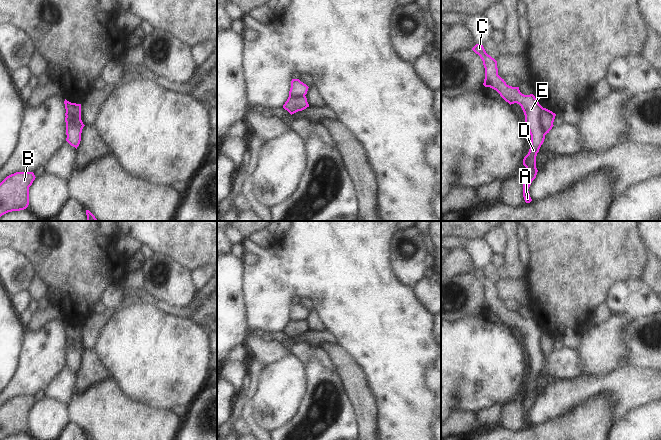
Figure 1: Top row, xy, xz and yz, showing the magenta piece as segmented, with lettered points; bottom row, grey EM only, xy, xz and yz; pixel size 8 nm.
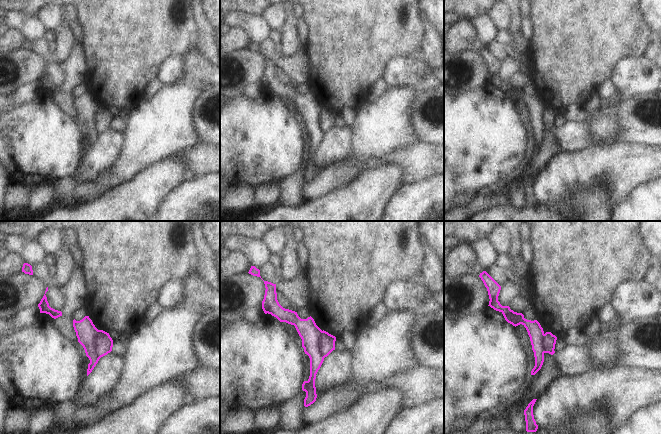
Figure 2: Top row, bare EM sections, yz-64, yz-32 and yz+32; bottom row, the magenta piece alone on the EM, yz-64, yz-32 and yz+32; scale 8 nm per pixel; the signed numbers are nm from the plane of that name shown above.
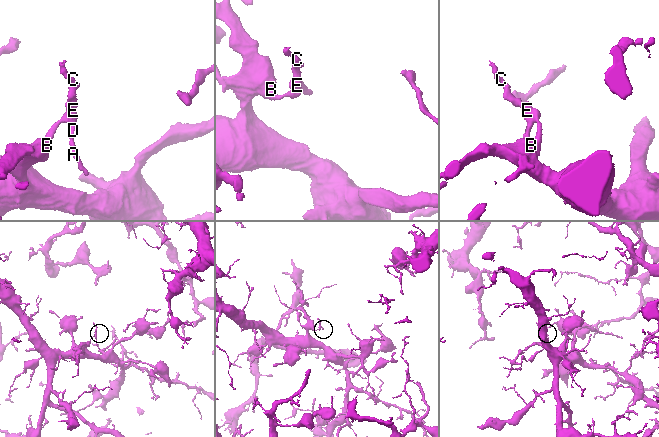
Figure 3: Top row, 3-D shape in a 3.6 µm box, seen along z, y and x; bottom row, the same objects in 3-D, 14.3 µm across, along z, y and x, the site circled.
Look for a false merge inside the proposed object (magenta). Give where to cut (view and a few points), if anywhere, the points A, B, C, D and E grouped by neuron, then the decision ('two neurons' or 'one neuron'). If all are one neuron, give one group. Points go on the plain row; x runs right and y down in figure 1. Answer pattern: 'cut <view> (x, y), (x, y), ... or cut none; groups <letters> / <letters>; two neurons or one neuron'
cut yz (542, 332), (539, 345), (545, 358); groups A C D E / B; two neurons

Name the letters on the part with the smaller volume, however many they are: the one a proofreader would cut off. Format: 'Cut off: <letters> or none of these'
Cut off: A, C, D, E

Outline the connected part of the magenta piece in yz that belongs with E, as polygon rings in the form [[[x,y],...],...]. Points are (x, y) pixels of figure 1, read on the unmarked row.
[[[476,268],[472,274],[480,280],[485,292],[485,303],[483,309],[496,314],[500,320],[510,329],[517,327],[521,330],[525,347],[531,359],[531,370],[528,378],[523,383],[526,397],[523,401],[523,421],[526,427],[532,425],[529,418],[529,411],[536,402],[536,380],[545,363],[545,356],[541,351],[540,339],[543,331],[539,328],[533,318],[524,319],[519,311],[512,311],[506,308],[504,303],[498,299],[497,285],[488,279],[483,269]]]

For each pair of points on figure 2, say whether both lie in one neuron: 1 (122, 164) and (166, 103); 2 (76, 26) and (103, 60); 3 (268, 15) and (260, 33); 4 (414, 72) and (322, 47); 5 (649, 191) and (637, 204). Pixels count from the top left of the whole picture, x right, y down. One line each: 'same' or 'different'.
1: same
2: different
3: different
4: different
5: same

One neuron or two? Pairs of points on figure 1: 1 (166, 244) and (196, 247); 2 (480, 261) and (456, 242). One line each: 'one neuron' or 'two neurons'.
1: one neuron
2: one neuron

